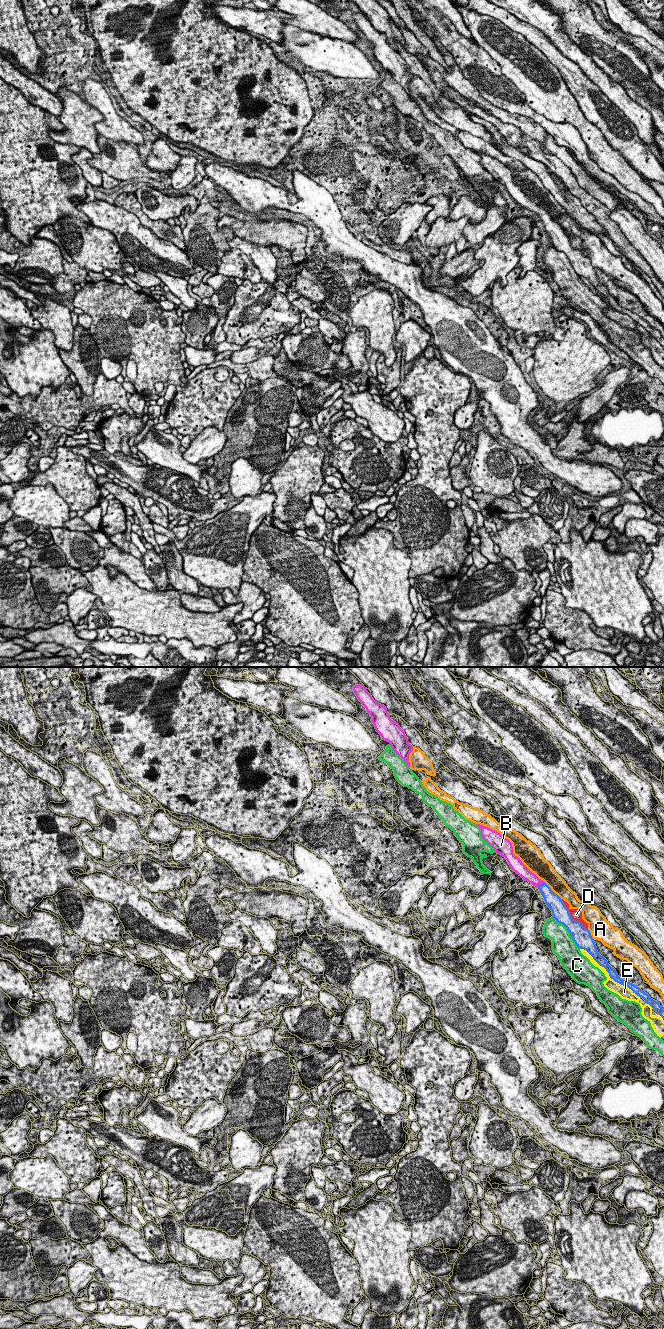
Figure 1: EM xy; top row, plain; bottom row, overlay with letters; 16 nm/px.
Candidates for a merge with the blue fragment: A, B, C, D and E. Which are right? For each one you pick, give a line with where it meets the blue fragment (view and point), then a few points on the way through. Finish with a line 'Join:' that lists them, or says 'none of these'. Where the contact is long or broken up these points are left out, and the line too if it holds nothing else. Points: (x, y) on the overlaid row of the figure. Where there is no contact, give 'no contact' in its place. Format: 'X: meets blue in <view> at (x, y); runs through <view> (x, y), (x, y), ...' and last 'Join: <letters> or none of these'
B: meets blue in xy at (540, 884); runs through xy (549, 896), (540, 884), (528, 876)
Join: B

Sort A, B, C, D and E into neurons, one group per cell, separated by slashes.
A / B / C / D / E

